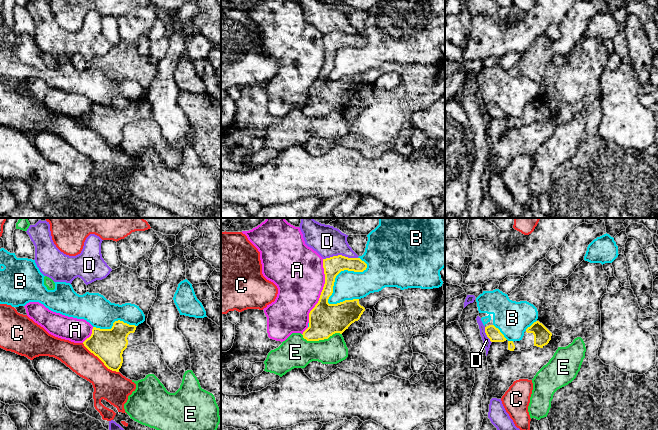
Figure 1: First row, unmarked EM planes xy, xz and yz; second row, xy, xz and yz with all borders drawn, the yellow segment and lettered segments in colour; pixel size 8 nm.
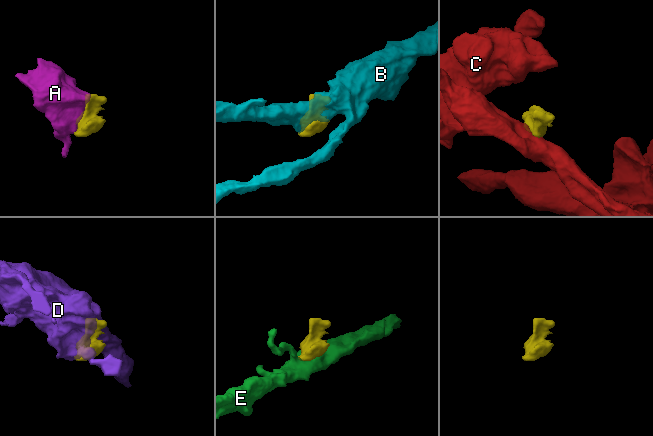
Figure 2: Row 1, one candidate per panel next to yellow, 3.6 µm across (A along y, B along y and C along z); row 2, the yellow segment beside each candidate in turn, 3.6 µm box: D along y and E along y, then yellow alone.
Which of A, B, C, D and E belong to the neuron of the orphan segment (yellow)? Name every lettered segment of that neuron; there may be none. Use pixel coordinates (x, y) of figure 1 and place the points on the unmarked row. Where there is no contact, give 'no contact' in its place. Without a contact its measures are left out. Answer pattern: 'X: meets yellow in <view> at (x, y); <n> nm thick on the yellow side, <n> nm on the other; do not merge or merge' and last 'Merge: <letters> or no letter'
A: meets yellow in xz at (322, 67); 260 nm thick on the yellow side, 400 nm on the other; do not merge
B: meets yellow in xz at (342, 46); 150 nm thick on the yellow side, 240 nm on the other; do not merge
C: meets yellow in xy at (100, 135); 260 nm thick on the yellow side, 240 nm on the other; do not merge
D: meets yellow in xz at (340, 31); 150 nm thick on the yellow side, 240 nm on the other; do not merge
E: meets yellow in xz at (320, 115); 260 nm thick on the yellow side, 260 nm on the other; do not merge
Merge: no letter

